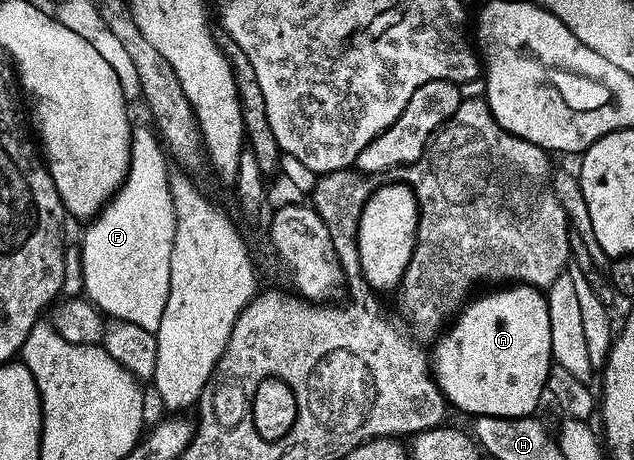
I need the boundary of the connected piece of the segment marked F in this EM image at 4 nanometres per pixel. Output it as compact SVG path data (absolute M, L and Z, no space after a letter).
M135 125L130 131L130 167L126 170L126 179L118 187L118 193L98 211L96 217L89 223L90 226L80 238L82 248L83 286L85 297L98 307L103 315L110 318L128 320L132 324L140 324L145 330L158 331L160 316L164 316L164 304L168 304L168 284L170 283L170 261L172 260L172 244L174 243L174 209L172 208L172 192L170 191L171 171L168 166L168 155L155 131L149 125Z

